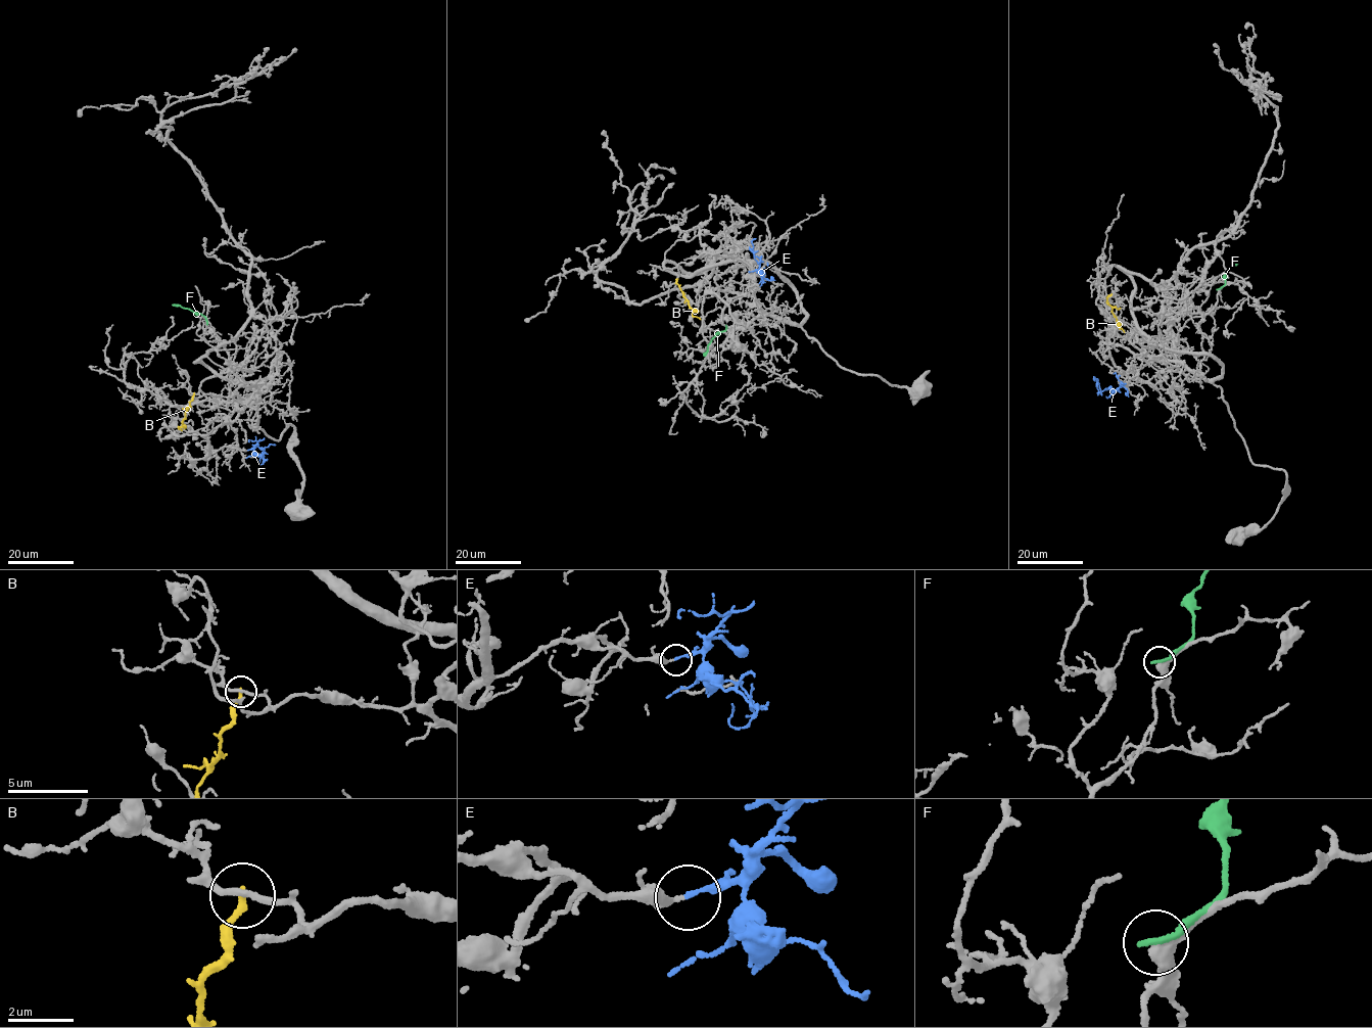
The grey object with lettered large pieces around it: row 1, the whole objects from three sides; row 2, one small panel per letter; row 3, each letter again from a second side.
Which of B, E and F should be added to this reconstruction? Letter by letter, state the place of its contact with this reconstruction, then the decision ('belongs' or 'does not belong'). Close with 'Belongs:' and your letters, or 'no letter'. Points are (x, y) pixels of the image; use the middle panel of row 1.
B: meets grey at (677, 279); does not belong
E: meets grey at (759, 283); does not belong
F: meets grey at (726, 326); does not belong
Belongs: no letter

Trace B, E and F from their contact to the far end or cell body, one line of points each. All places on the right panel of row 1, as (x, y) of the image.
B: (1110, 294), (1106, 302), (1125, 331)
E: (1121, 385), (1115, 390), (1101, 391), (1098, 380), (1094, 377), (1094, 381)
F: (1219, 289), (1224, 285), (1228, 271), (1236, 262)

